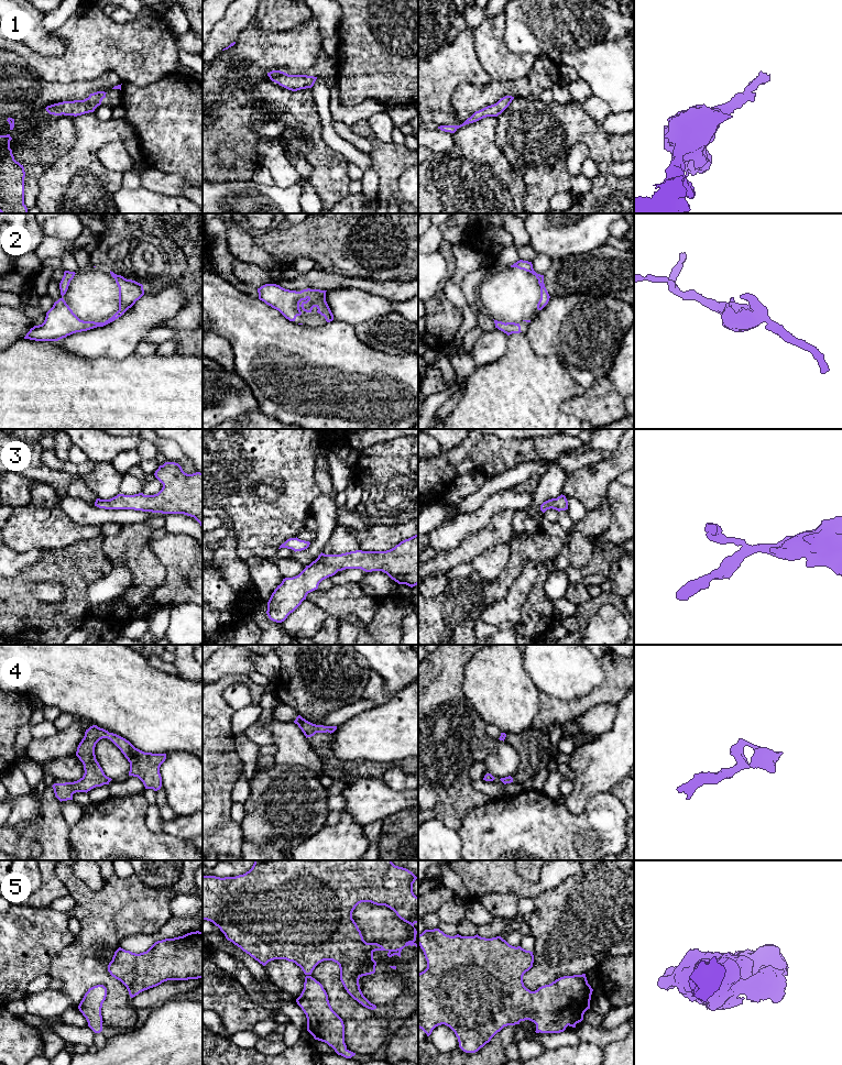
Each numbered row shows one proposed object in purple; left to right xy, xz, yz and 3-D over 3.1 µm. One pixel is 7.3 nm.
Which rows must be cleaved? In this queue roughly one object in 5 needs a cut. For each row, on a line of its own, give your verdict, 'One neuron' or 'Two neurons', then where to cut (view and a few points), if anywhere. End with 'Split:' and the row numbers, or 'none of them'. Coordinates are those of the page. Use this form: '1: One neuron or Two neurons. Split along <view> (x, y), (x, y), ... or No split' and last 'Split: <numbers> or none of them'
1: One neuron. No split
2: One neuron. No split
3: One neuron. No split
4: One neuron. No split
5: One neuron. No split
Split: none of them

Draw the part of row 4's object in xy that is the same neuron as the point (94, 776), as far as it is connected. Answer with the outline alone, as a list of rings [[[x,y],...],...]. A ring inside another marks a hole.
[[[92,725],[86,729],[76,751],[76,756],[84,765],[84,776],[74,782],[54,783],[52,786],[55,797],[61,802],[73,800],[73,794],[76,792],[87,793],[96,787],[109,784],[112,780],[105,775],[95,755],[96,744],[102,738],[110,739],[128,759],[130,762],[129,776],[138,777],[145,789],[153,789],[154,791],[161,789],[160,767],[165,761],[166,754],[144,753],[135,748],[125,738]]]

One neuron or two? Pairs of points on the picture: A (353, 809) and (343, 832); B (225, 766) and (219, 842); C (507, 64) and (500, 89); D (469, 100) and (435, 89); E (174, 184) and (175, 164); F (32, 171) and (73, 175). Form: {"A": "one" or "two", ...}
{"A": "two", "B": "one", "C": "two", "D": "two", "E": "two", "F": "two"}

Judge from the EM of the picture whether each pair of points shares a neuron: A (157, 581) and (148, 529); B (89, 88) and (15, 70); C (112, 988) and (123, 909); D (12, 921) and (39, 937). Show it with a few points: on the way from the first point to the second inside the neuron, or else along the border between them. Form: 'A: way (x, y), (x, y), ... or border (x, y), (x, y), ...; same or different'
A: way (145, 568), (142, 563), (142, 542); same
B: way (70, 90), (34, 89); same
C: way (95, 968), (89, 963), (89, 944), (104, 929); same
D: way (19, 928), (28, 936), (32, 936); same

